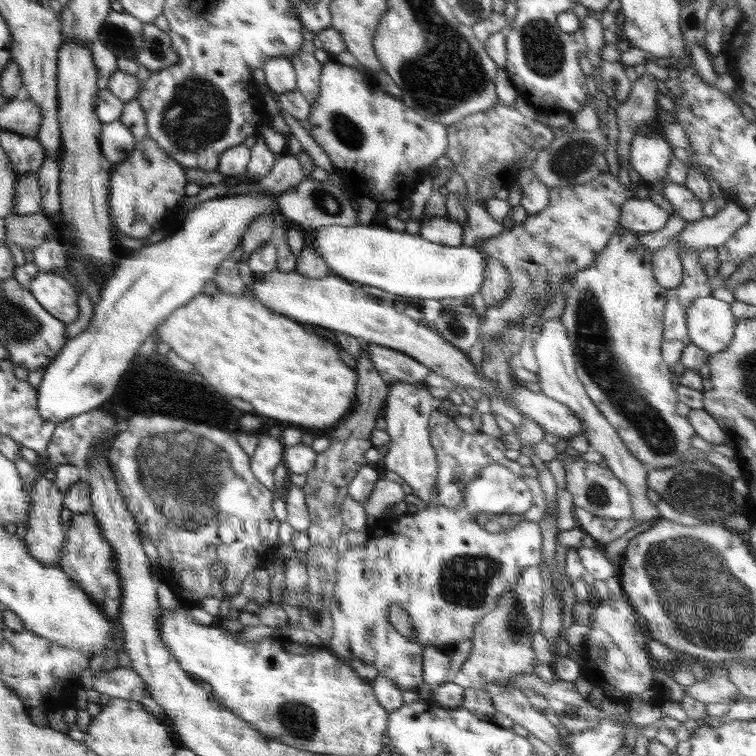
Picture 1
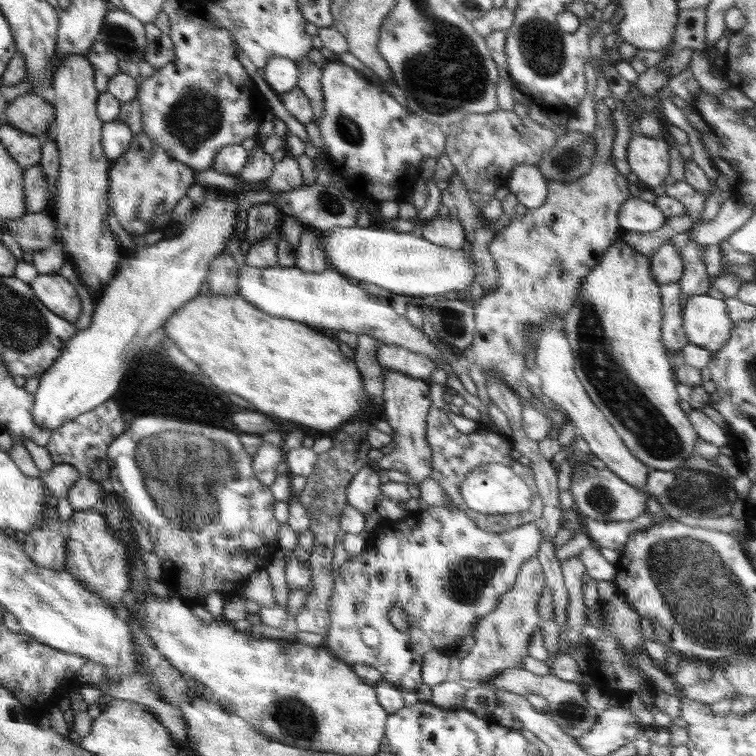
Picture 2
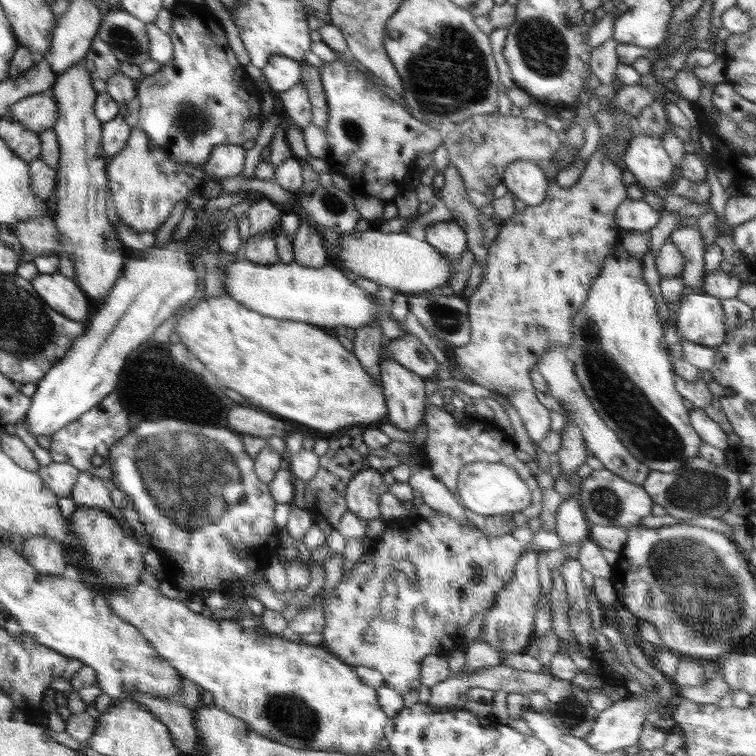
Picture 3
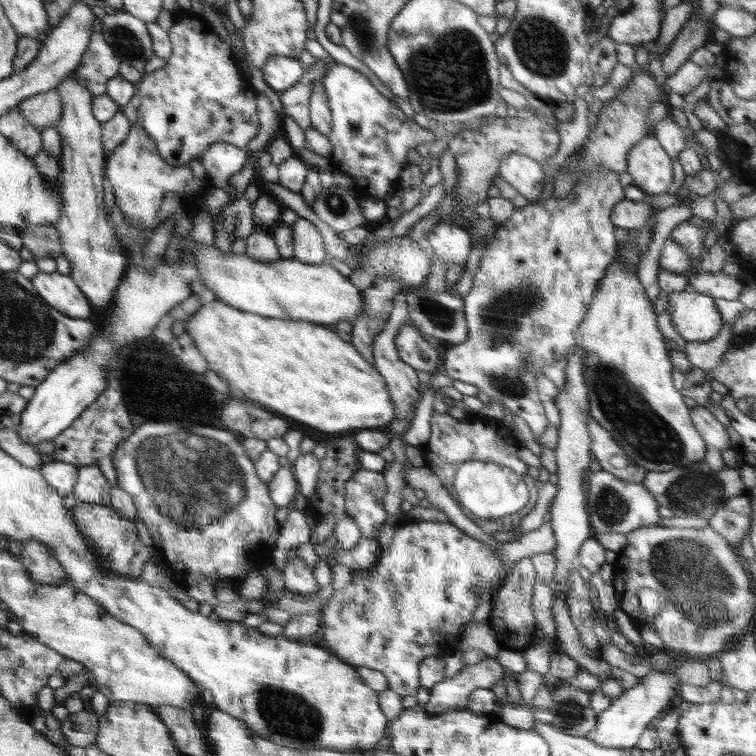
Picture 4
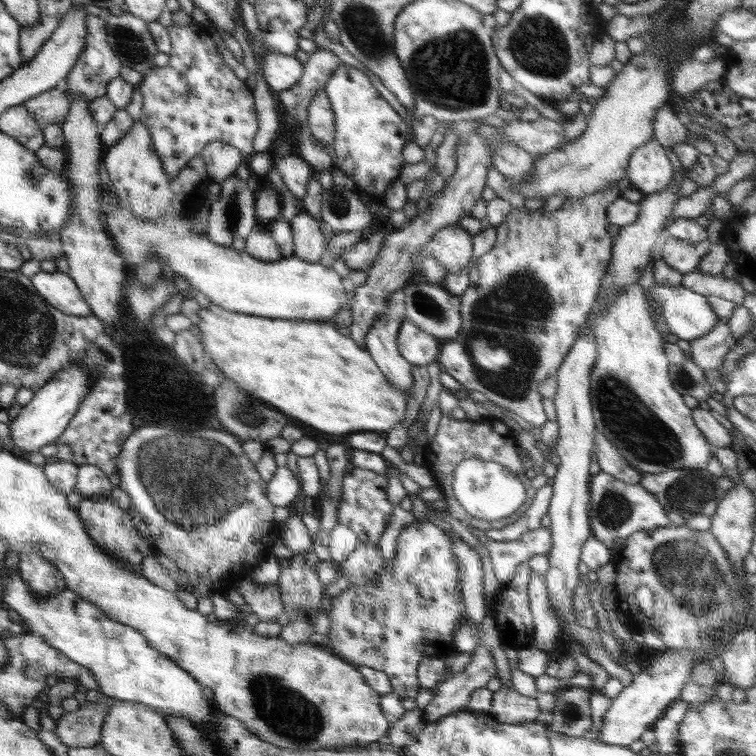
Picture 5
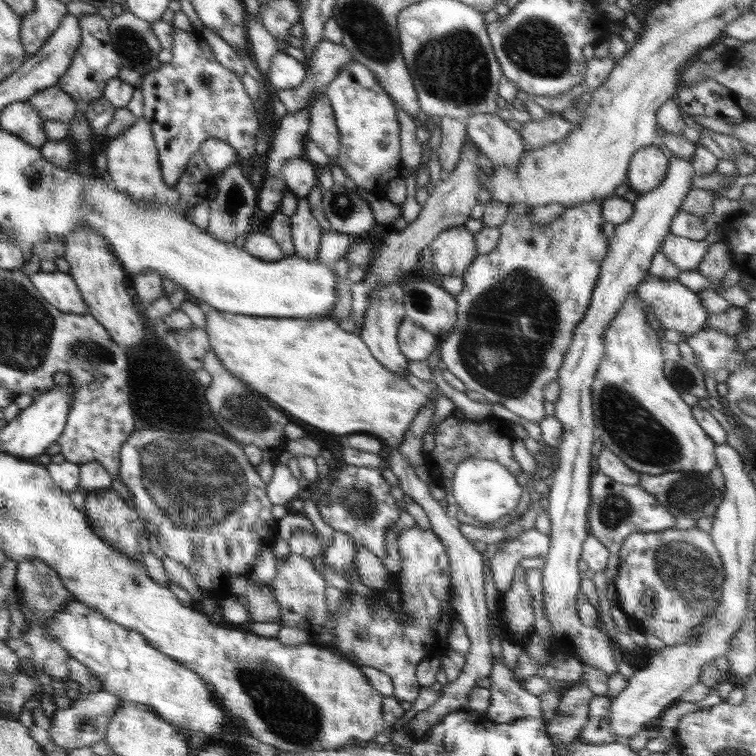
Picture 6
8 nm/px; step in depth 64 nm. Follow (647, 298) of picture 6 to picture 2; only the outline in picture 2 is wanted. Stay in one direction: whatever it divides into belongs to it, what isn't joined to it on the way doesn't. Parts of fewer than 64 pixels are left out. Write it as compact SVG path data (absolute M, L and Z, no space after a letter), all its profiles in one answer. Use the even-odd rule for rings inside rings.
M708 294L692 296L685 301L682 314L684 315L684 333L688 342L706 348L714 353L726 346L733 329L728 317L726 303Z

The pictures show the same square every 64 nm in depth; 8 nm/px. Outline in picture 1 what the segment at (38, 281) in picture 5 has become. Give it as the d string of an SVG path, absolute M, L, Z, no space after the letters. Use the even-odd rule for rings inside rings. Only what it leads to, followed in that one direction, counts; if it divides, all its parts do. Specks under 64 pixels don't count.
M38 272L30 282L29 291L40 306L60 322L70 324L78 319L77 289L65 278L54 272Z

